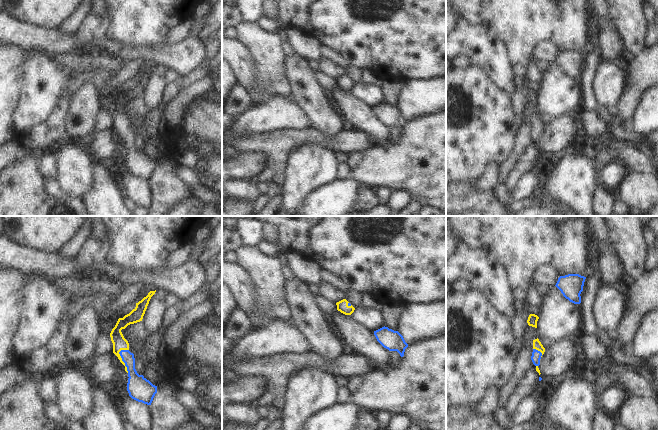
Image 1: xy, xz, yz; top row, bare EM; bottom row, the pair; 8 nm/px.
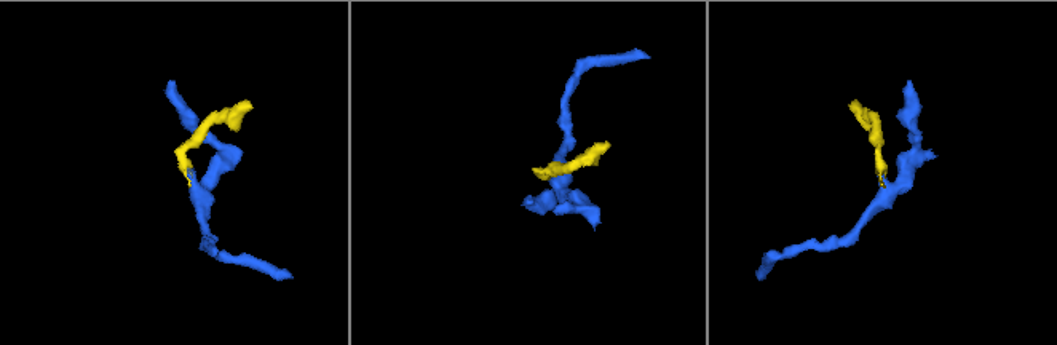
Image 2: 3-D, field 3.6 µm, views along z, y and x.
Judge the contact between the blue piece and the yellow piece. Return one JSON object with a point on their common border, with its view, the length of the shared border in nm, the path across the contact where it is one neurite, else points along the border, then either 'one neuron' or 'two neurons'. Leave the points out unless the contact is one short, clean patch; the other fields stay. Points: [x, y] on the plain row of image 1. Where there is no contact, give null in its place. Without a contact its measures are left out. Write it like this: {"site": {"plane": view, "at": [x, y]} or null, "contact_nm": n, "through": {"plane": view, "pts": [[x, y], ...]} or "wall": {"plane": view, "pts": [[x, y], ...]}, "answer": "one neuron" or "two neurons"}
{"site": {"plane": "xy", "at": [122, 136]}, "contact_nm": 200, "through": {"plane": "xy", "pts": [[138, 162], [129, 142], [122, 136], [119, 129], [119, 118]]}, "answer": "one neuron"}

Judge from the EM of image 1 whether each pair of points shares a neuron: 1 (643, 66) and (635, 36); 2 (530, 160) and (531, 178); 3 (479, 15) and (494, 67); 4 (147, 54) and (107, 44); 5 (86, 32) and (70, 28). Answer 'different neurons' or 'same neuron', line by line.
1: different neurons
2: different neurons
3: different neurons
4: same neuron
5: different neurons

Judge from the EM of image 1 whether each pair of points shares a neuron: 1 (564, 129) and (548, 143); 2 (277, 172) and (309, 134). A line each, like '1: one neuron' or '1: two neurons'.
1: one neuron
2: one neuron

